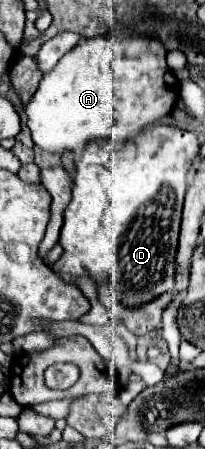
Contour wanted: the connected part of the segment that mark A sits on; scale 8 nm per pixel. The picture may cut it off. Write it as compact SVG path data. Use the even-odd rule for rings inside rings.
M121 27L107 37L81 41L71 53L67 53L67 57L63 57L63 61L59 61L55 71L51 71L47 77L41 79L37 93L25 107L27 127L31 129L33 143L39 149L53 155L61 155L67 151L81 153L85 145L91 141L113 139L123 143L129 137L135 137L137 133L141 133L145 127L171 115L179 97L179 81L167 67L165 53L167 51L163 49L163 45L159 45L157 39L147 41L139 35L127 37L127 33Z

